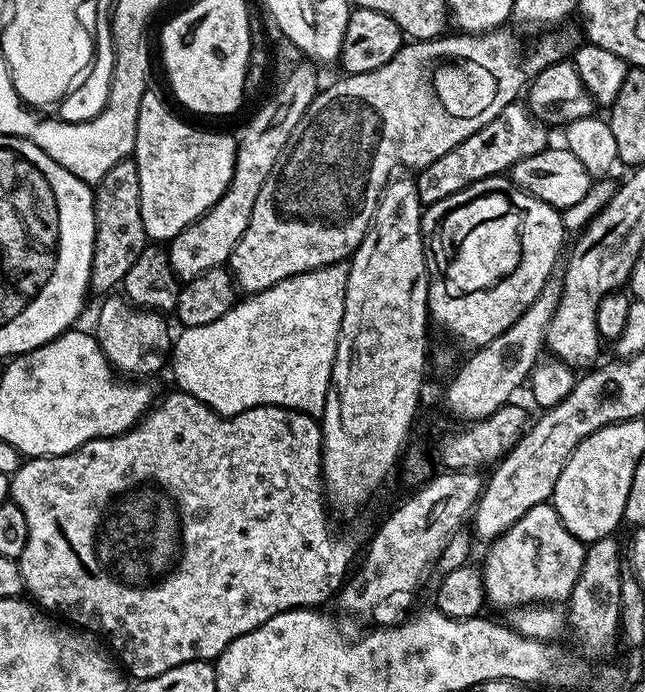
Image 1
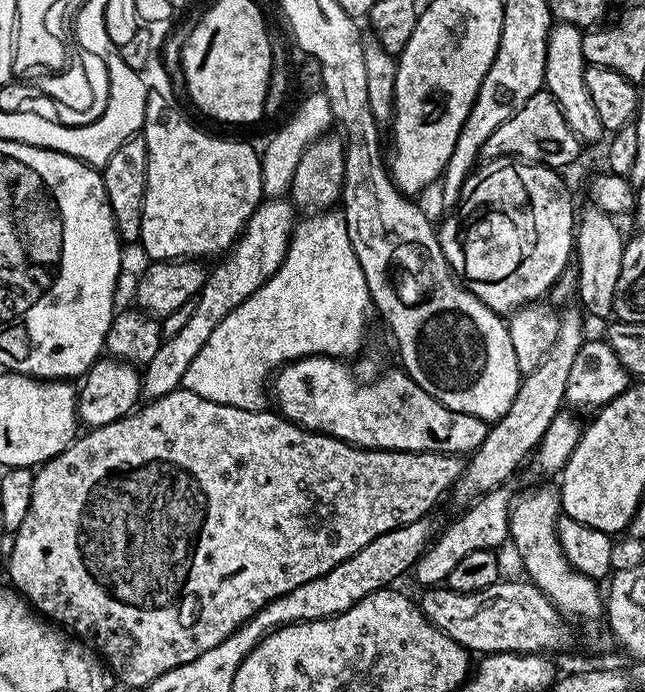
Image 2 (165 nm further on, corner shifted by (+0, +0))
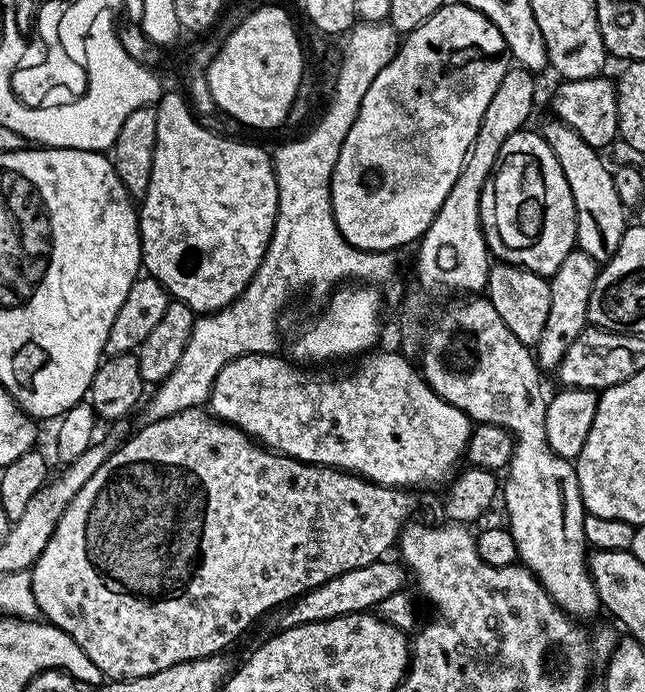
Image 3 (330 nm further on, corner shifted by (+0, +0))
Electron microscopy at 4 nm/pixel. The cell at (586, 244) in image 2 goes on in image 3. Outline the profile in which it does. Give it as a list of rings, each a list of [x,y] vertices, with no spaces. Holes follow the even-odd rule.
[[[549,118],[544,125],[539,125],[538,131],[550,146],[550,150],[554,150],[554,158],[558,158],[562,174],[566,174],[566,182],[574,198],[576,242],[579,251],[590,254],[590,258],[598,262],[606,262],[618,250],[618,242],[622,242],[626,227],[626,209],[618,198],[618,190],[614,190],[613,169],[607,168],[600,157],[603,155],[590,147],[568,124]]]

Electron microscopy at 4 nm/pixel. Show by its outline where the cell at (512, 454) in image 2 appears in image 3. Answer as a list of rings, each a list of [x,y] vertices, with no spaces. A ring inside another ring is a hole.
[[[574,250],[550,277],[550,314],[546,314],[546,326],[542,326],[542,338],[538,338],[534,346],[536,363],[541,369],[559,369],[570,342],[574,342],[574,338],[578,338],[580,331],[588,324],[588,299],[596,281],[597,271],[598,261],[590,258],[590,254]]]

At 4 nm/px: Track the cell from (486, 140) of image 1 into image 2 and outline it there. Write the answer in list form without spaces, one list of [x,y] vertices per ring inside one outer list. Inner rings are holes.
[[[547,90],[535,92],[490,138],[486,138],[486,146],[482,146],[480,160],[484,162],[496,162],[501,158],[515,158],[526,160],[529,164],[543,164],[549,168],[564,170],[567,164],[572,164],[580,156],[582,142],[570,130],[558,102]]]

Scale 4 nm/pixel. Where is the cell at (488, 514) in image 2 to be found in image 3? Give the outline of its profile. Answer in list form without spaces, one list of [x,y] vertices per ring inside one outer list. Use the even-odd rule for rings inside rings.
[[[381,558],[370,562],[370,566],[358,566],[354,570],[346,570],[341,576],[330,578],[322,586],[312,588],[303,596],[297,596],[279,613],[281,614],[279,627],[281,629],[293,628],[299,624],[322,622],[346,614],[377,609],[380,602],[405,587],[403,584],[404,576],[406,580],[406,569],[403,563],[393,560]]]

